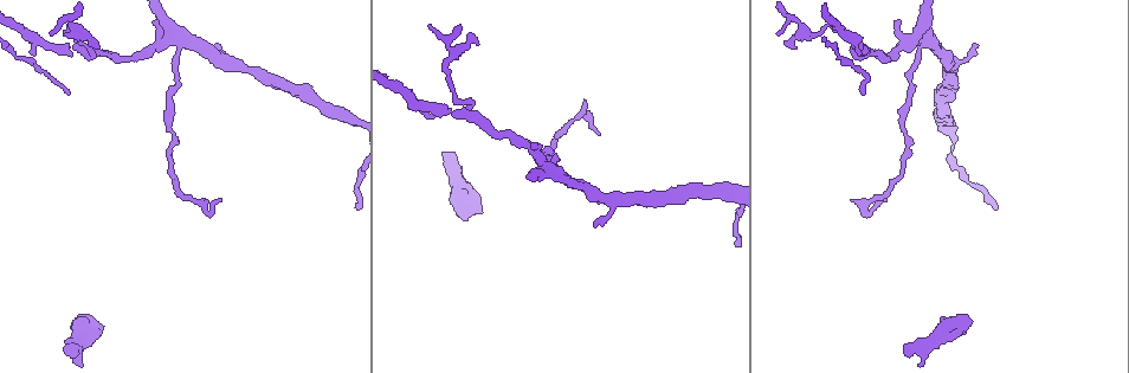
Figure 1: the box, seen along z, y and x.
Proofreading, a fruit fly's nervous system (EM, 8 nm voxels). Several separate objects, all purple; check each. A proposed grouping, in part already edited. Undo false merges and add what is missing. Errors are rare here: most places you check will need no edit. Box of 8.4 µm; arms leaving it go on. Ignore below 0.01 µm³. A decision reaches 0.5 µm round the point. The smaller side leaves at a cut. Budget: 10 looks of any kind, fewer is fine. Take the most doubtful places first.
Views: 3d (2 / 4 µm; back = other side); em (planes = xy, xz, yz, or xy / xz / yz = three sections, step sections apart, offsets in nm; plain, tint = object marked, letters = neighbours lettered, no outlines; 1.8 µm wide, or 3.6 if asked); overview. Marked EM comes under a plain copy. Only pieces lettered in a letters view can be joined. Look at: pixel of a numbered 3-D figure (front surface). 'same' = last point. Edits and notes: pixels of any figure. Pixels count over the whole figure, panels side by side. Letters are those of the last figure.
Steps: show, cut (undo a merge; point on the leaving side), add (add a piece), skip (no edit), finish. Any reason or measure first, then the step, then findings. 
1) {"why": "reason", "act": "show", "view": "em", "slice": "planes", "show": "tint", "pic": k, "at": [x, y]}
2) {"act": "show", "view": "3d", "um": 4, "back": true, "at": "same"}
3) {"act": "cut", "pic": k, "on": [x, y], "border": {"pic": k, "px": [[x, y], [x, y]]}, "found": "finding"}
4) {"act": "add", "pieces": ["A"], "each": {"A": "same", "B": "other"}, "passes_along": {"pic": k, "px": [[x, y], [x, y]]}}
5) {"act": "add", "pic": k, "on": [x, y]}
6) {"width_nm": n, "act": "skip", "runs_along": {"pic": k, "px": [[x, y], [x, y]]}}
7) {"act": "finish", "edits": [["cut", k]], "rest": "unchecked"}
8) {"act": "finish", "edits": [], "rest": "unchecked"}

{"why": "branch stops here", "act": "show", "view": "em", "slice": "xz", "step": 8, "show": "tint", "pic": 1, "at": [444, 153]}

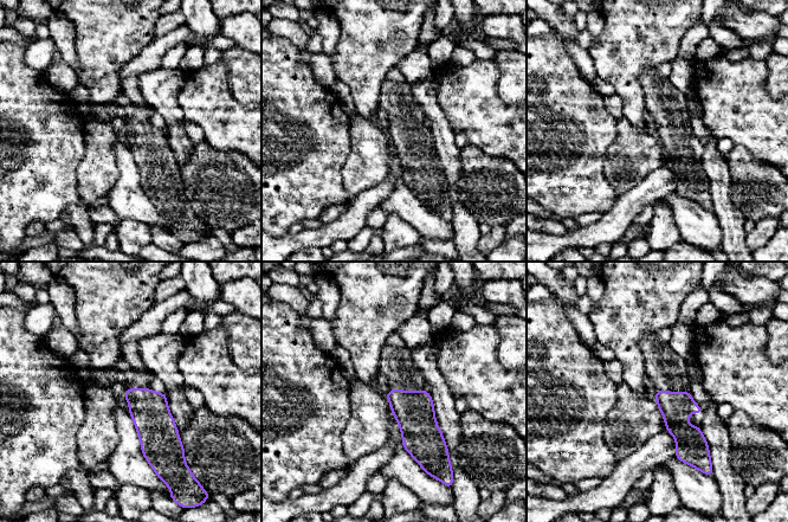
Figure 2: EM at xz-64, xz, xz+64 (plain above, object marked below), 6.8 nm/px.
{"act": "show", "view": "em", "slice": "xy", "step": 4, "show": "letters", "at": "same"}

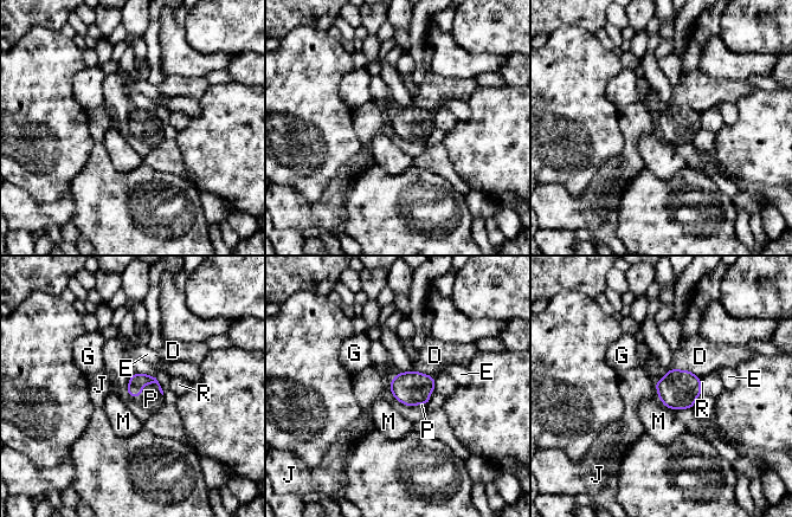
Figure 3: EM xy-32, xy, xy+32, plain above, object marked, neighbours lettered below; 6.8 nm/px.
{"act": "add", "pieces": ["P"], "each": {"D": "other", "E": "other", "G": "other", "J": "other", "M": "other", "P": "same", "R": "other"}, "passes_along": {"pic": 3, "px": [[137, 381], [145, 383], [150, 399]]}, "found": "it goes on there"}

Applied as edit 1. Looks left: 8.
{"act": "show", "view": "overview"}

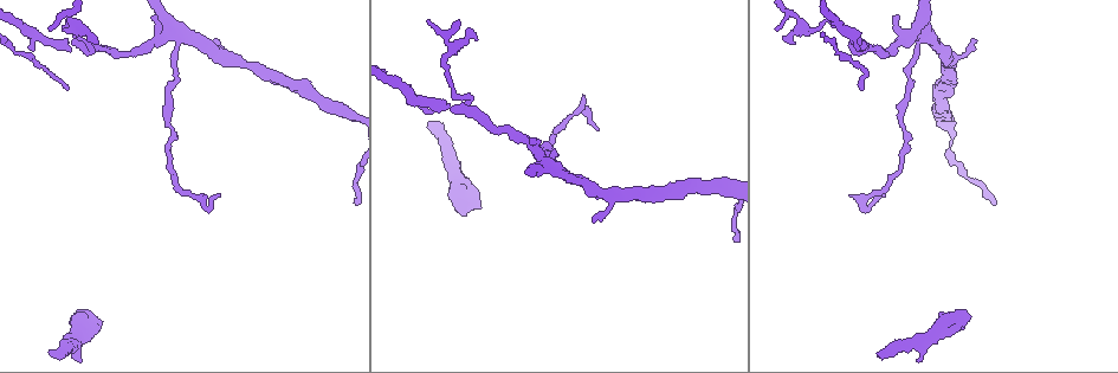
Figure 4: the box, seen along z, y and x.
{"why": "thin end", "act": "show", "view": "3d", "um": 2, "pic": 4, "at": [218, 196]}

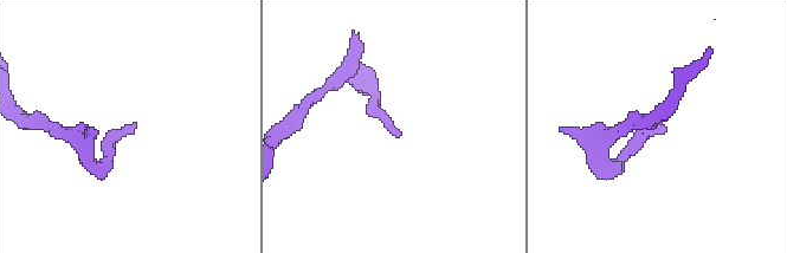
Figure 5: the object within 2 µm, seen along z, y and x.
{"why": "need the tissue", "act": "show", "view": "em", "um": 3.6, "slice": "yz", "step": 8, "show": "letters", "pic": 5, "at": [660, 127]}

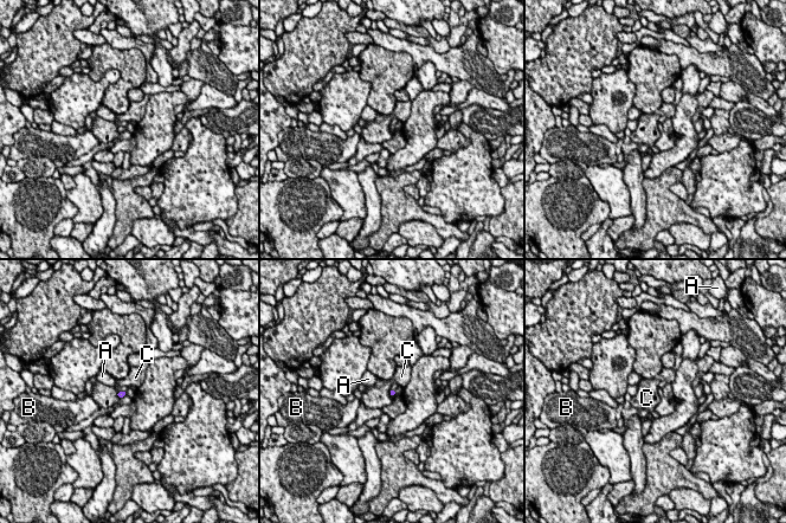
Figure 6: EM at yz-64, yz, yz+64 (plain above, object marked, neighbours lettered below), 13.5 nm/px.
{"why": "cut it another way", "act": "show", "view": "em", "um": 3.6, "slice": "planes", "show": "letters", "at": "same"}

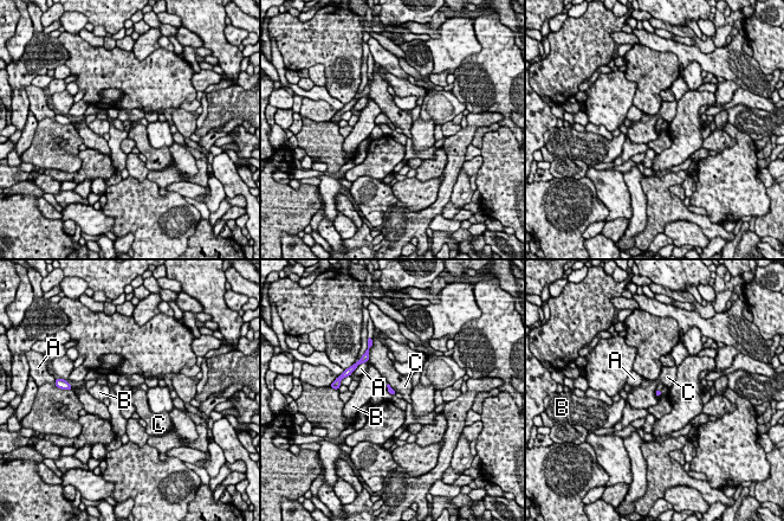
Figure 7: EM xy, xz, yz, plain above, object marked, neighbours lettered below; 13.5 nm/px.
{"act": "skip", "each": {"A": "other", "B": "other", "C": "other"}, "border": {"pic": 7, "px": [[388, 383], [396, 392]]}, "found": "none of them fits"}

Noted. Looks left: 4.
{"why": "four arms meet", "act": "show", "view": "em", "slice": "yz", "step": 16, "show": "tint", "pic": 4, "at": [183, 33]}

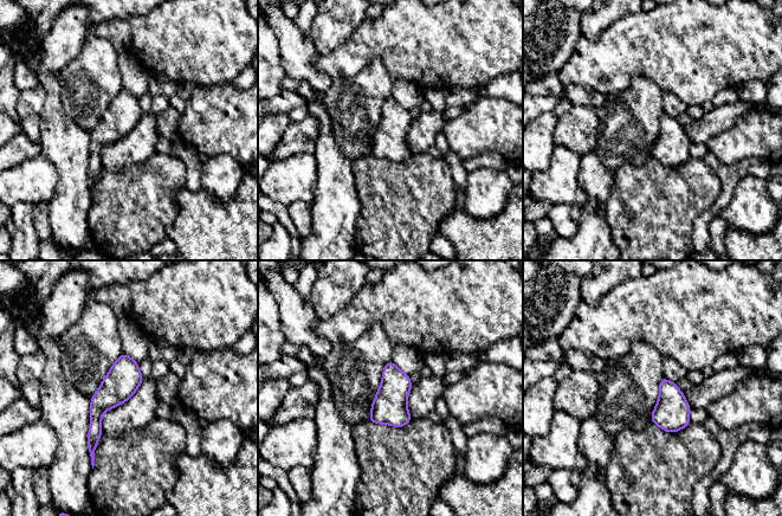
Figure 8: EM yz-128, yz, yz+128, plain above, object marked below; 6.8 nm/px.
{"act": "show", "view": "em", "slice": "planes", "show": "tint", "at": "same"}

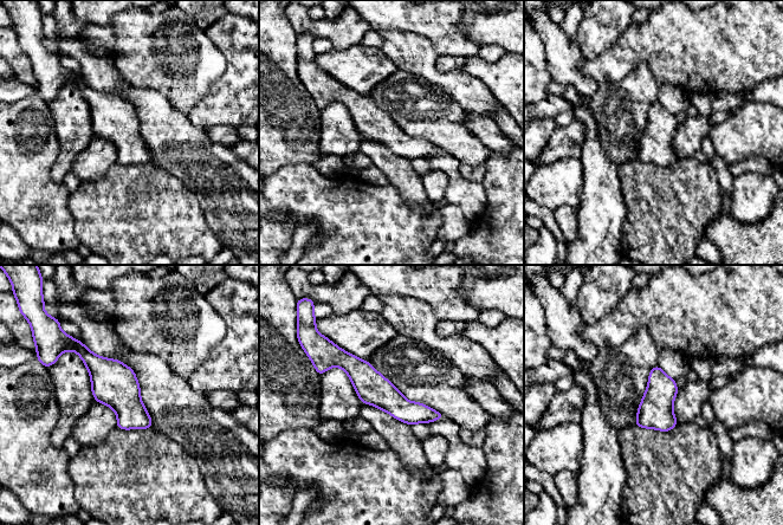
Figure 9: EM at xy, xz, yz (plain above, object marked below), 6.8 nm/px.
{"act": "show", "view": "em", "slice": "planes", "show": "letters", "at": "same"}

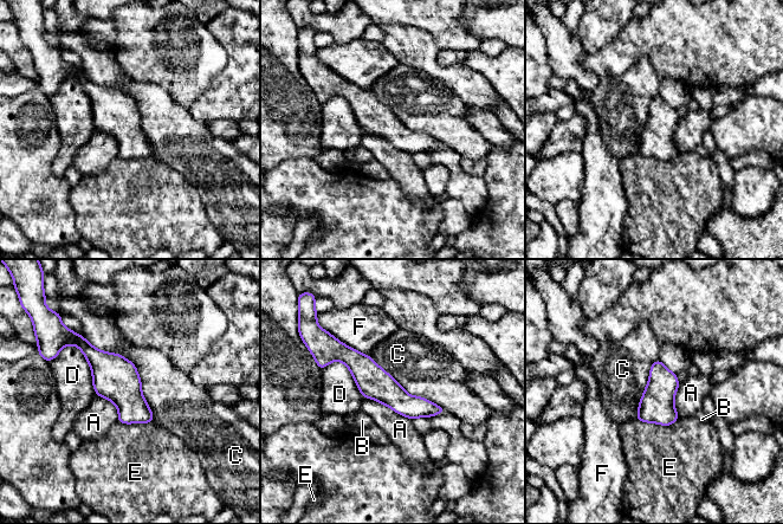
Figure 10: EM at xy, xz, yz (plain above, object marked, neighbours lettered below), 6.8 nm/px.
{"act": "skip", "each": {"A": "other", "B": "other", "C": "other", "D": "other", "E": "other", "F": "other"}, "runs_along": {"pic": 10, "px": [[332, 355], [439, 409]]}, "found": "all the same cell"}

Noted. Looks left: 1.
{"act": "finish", "edits": [["add", 3]], "rest": "unchecked"}

